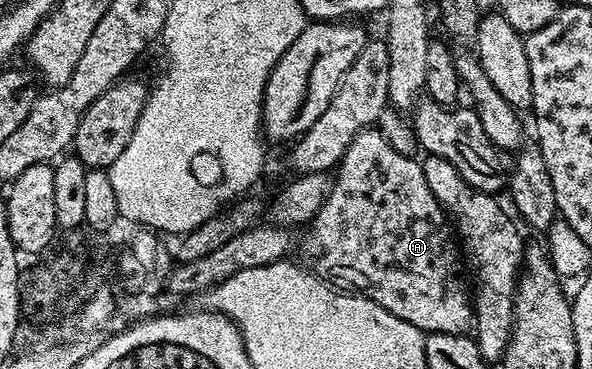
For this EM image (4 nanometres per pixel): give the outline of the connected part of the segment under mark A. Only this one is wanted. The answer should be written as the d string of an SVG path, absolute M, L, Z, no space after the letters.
M379 128L362 130L339 161L331 190L309 223L311 235L303 242L303 258L308 263L304 263L328 286L373 300L385 312L427 334L467 334L473 326L473 294L459 271L461 254L452 235L439 231L443 222L445 215L429 192L422 165L402 154Z

